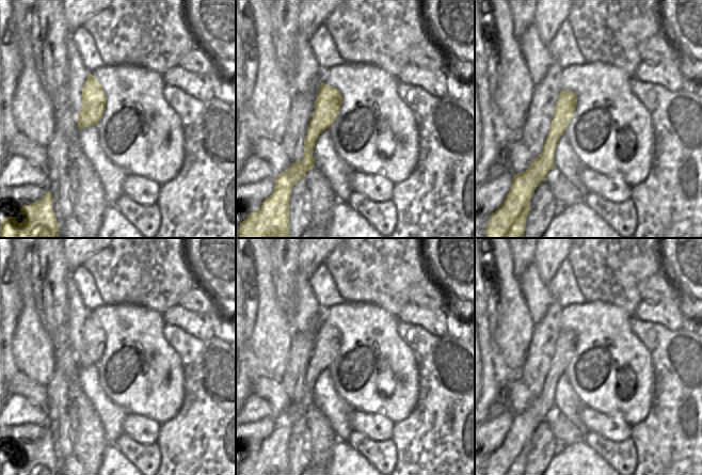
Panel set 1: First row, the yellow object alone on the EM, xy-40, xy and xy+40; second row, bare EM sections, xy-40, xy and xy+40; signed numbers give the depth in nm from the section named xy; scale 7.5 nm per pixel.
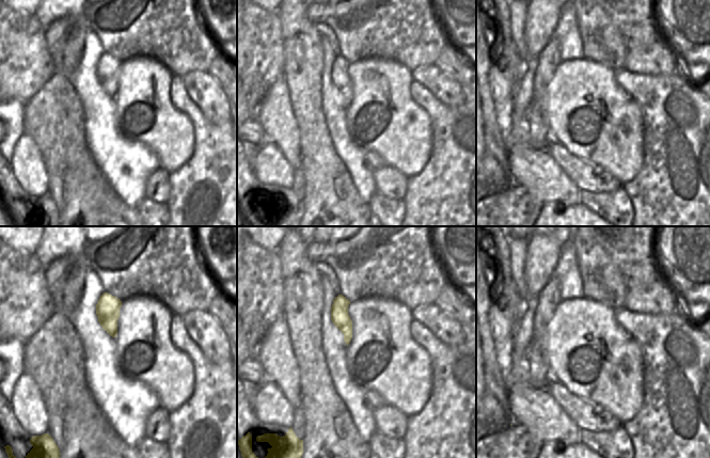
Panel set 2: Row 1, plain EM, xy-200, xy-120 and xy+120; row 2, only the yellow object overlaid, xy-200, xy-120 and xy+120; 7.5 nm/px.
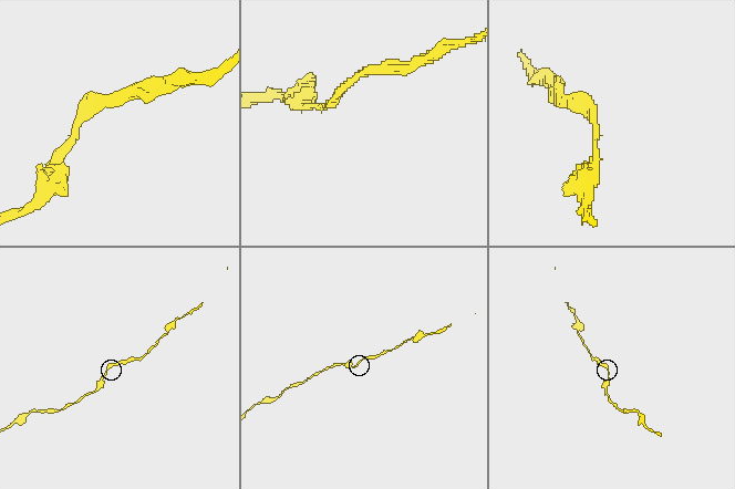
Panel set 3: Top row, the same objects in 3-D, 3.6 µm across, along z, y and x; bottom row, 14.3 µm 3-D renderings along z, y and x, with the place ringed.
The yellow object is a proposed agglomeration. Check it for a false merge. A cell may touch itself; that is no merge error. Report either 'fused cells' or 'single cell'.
single cell

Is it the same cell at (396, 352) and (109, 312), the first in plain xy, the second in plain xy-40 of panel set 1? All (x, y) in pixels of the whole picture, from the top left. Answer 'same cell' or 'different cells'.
same cell

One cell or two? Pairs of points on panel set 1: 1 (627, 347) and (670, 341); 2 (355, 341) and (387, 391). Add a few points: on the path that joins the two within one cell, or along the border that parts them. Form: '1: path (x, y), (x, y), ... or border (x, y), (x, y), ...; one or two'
1: border (631, 322), (634, 335), (647, 348), (654, 367); two
2: path (371, 346), (376, 347), (380, 354), (381, 375); one

